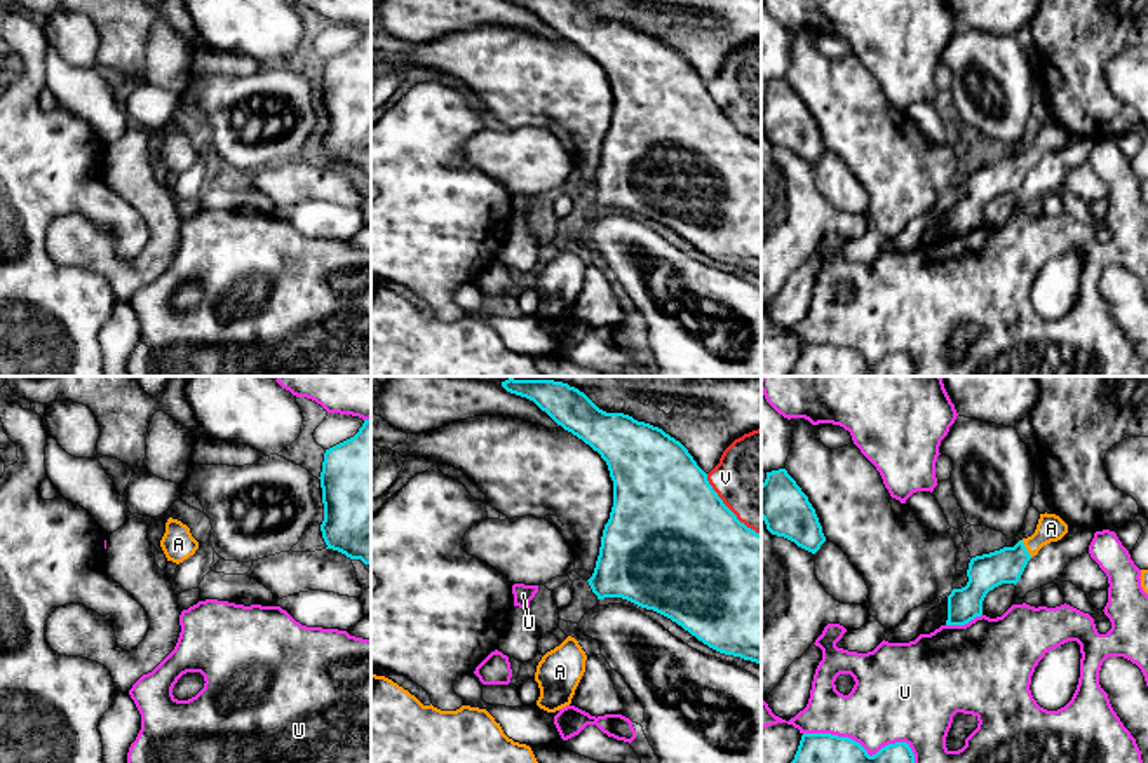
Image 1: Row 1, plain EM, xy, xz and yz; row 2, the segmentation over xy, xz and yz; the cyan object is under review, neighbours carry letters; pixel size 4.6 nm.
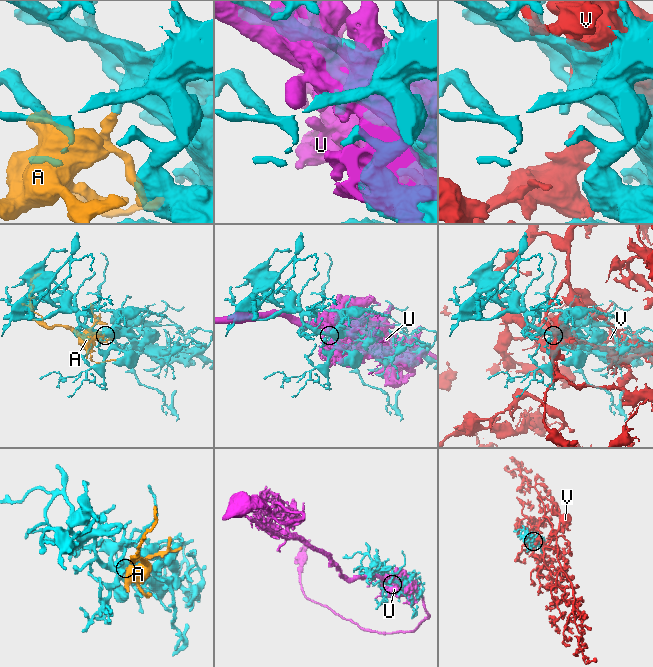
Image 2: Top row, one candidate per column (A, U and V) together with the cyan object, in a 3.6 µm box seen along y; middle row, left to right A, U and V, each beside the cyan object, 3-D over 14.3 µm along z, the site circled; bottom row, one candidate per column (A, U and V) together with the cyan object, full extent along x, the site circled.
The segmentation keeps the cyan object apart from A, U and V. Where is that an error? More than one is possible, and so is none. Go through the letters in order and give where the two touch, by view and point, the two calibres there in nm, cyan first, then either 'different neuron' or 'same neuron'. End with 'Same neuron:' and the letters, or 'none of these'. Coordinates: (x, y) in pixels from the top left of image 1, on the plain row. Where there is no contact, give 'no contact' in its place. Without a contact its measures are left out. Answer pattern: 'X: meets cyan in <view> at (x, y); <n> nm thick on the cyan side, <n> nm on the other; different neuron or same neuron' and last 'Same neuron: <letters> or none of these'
A: meets cyan in yz at (1026, 159); 160 nm thick on the cyan side, 130 nm on the other; same neuron
U: meets cyan in yz at (964, 234); 160 nm thick on the cyan side, 440 nm on the other; different neuron
V: meets cyan in xz at (727, 117); 500 nm thick on the cyan side, 400 nm on the other; different neuron
Same neuron: A

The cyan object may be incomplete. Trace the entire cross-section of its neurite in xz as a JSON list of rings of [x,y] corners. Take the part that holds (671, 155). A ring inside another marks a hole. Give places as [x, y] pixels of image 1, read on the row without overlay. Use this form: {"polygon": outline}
{"polygon": [[[507,0],[533,10],[606,71],[613,91],[613,117],[604,134],[599,165],[587,190],[598,209],[622,207],[653,219],[709,258],[761,275],[761,145],[723,113],[688,59],[662,38],[624,23],[599,19],[580,0]]]}

